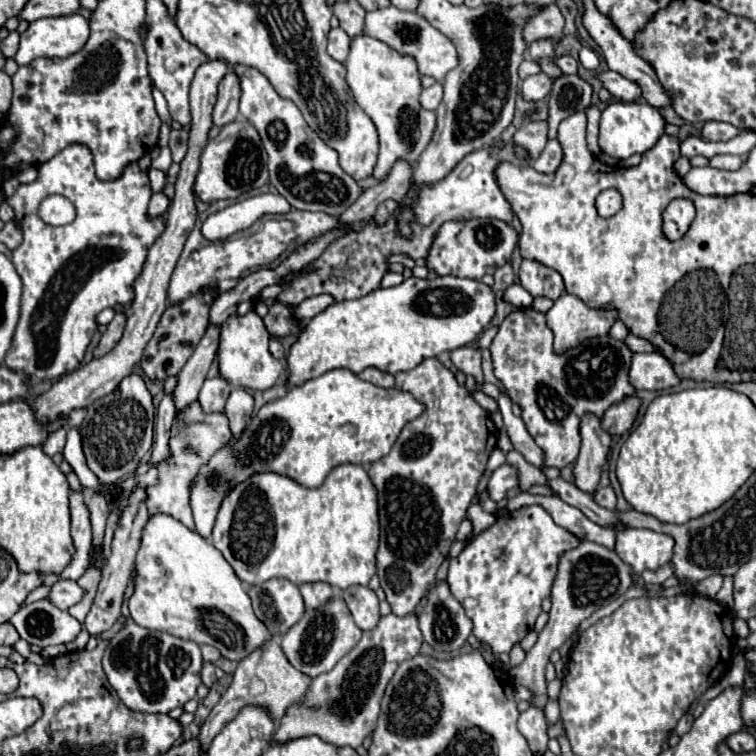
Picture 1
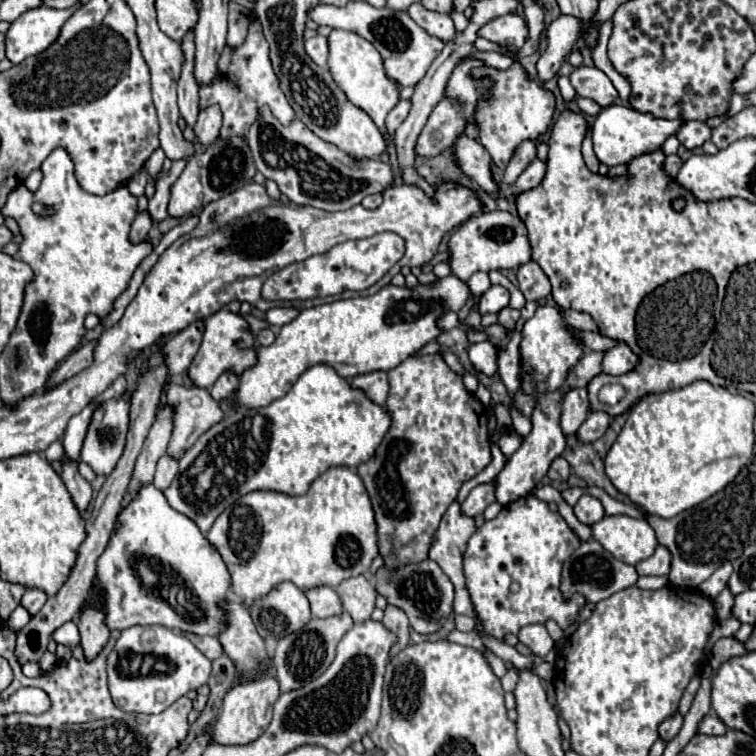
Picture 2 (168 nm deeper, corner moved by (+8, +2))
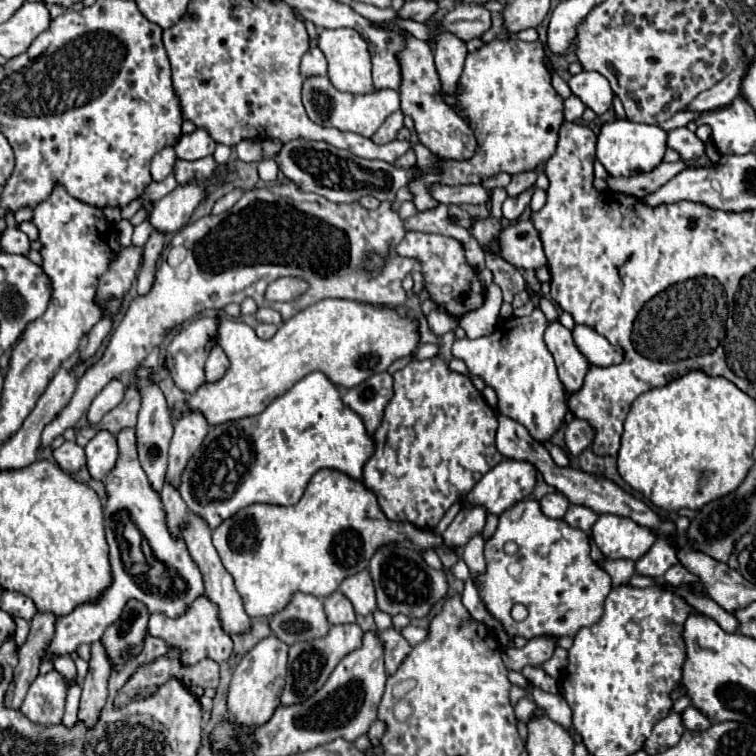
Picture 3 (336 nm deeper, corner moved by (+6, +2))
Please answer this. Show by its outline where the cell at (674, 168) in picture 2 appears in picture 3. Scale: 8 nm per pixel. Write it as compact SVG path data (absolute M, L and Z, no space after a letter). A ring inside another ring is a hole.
M684 161L660 163L650 173L638 173L638 175L632 175L632 177L608 177L608 187L612 191L620 191L620 193L626 193L626 195L642 197L642 195L652 193L658 187L662 187L666 181L670 181L674 175L678 175L686 167L688 165Z

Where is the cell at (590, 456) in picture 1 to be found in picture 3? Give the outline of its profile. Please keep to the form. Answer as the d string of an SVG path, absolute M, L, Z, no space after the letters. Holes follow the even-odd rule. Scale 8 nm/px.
M550 321L544 331L544 341L556 361L558 377L564 383L566 391L572 393L574 389L580 389L590 363L574 345L572 333L560 321Z

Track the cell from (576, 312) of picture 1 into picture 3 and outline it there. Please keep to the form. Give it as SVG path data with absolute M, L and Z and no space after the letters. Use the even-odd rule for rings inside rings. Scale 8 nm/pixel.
M536 307L530 315L526 317L512 317L512 319L506 319L502 321L496 331L492 335L486 335L486 337L478 337L478 339L456 339L454 341L454 347L452 347L452 355L456 359L462 359L468 367L468 373L472 377L480 377L486 385L492 385L498 393L498 409L502 415L518 421L520 425L524 425L528 429L528 433L544 443L544 441L550 441L552 435L564 427L564 417L566 417L566 403L564 403L564 385L562 381L558 379L558 373L556 373L556 365L554 365L554 359L550 355L550 351L546 349L546 343L544 343L544 329L546 329L546 317L544 313Z

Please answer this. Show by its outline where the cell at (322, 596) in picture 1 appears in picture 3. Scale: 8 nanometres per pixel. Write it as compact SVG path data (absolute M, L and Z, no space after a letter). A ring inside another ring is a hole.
M334 591L330 597L324 599L326 615L332 625L346 625L346 623L356 623L356 613L352 603L338 591Z

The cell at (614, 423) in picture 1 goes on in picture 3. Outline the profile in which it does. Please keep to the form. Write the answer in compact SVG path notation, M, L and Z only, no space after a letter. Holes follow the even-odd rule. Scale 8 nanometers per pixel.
M572 419L564 427L564 443L568 453L572 451L572 455L580 455L590 445L592 437L594 437L594 431L582 419Z

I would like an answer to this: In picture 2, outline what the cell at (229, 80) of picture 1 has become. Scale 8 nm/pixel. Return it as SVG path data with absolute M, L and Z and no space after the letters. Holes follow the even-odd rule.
M210 105L200 111L196 121L196 139L202 145L210 145L218 135L222 127L222 113L218 105Z

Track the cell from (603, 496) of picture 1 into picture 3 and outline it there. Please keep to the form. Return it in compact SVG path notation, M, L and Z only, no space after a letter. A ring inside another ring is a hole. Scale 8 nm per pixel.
M570 505L566 515L562 517L562 521L566 521L570 527L576 527L576 529L582 529L582 531L590 531L594 521L598 519L598 515L592 511L592 509L586 509L584 505Z

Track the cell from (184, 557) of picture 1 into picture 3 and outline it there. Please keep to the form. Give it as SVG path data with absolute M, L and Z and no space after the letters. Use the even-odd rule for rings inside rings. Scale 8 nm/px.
M122 429L116 433L118 443L118 461L114 469L106 475L106 505L104 505L104 523L106 523L106 539L110 545L110 563L112 563L112 585L102 593L102 597L96 603L86 603L74 609L74 613L60 617L56 621L56 631L52 641L48 643L42 661L50 661L52 655L70 655L74 653L82 643L94 643L102 637L106 625L112 625L118 619L118 613L126 605L130 597L140 599L146 603L150 613L166 613L170 617L182 615L182 609L194 597L204 595L204 581L200 569L194 565L192 557L188 555L188 549L182 539L174 539L168 533L166 521L164 521L164 509L160 503L160 495L150 489L150 483L146 479L146 473L140 467L138 453L136 453L136 439L134 429ZM122 515L130 519L142 537L148 541L152 555L166 567L166 573L150 573L150 567L146 567L136 557L130 557L128 543L122 537ZM168 571L174 571L176 577L168 577Z

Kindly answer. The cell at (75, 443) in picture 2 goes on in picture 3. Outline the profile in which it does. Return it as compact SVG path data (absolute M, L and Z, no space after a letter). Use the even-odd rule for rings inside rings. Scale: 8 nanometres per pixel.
M112 379L98 393L98 397L92 401L92 405L88 409L88 421L90 421L90 425L96 425L108 411L112 411L124 399L126 389L128 389L128 385L122 379Z

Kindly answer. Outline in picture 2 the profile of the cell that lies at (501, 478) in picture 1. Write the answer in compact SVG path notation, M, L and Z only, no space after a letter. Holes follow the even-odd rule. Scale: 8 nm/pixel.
M480 483L476 485L470 495L466 497L466 501L462 503L462 511L470 517L476 517L478 513L484 513L484 509L496 501L496 483Z

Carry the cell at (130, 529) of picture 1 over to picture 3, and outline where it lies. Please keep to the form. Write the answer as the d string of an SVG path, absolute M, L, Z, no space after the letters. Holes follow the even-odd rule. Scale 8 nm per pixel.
M92 643L92 659L88 661L90 669L82 683L82 699L78 721L88 729L94 729L100 717L100 711L108 697L108 677L110 677L110 661L106 661L106 653L102 653L102 645Z

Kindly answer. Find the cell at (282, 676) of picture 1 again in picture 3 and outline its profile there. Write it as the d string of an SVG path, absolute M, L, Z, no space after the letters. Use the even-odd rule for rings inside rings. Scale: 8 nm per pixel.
M188 511L188 517L184 521L184 527L182 527L182 539L188 547L188 553L192 557L192 561L198 565L200 573L202 573L202 579L204 579L204 589L206 589L206 595L220 607L220 621L222 621L222 627L230 633L230 635L236 635L236 633L246 633L250 629L250 617L246 615L244 611L244 605L242 605L242 599L234 587L234 579L230 577L230 573L224 569L220 557L218 557L218 551L214 549L212 545L212 529L208 527L208 523Z

